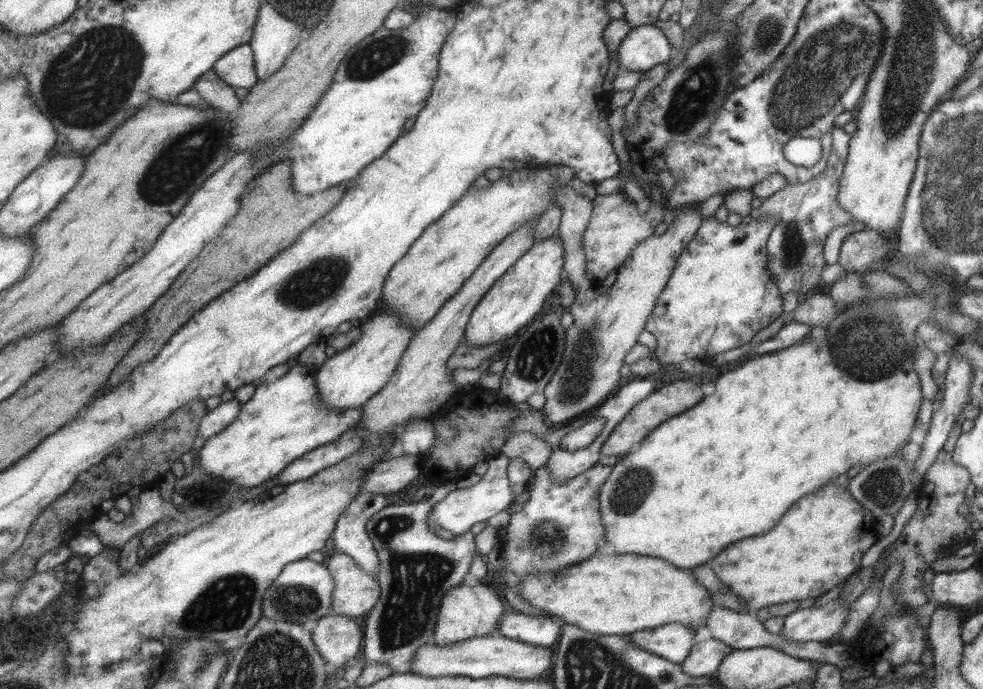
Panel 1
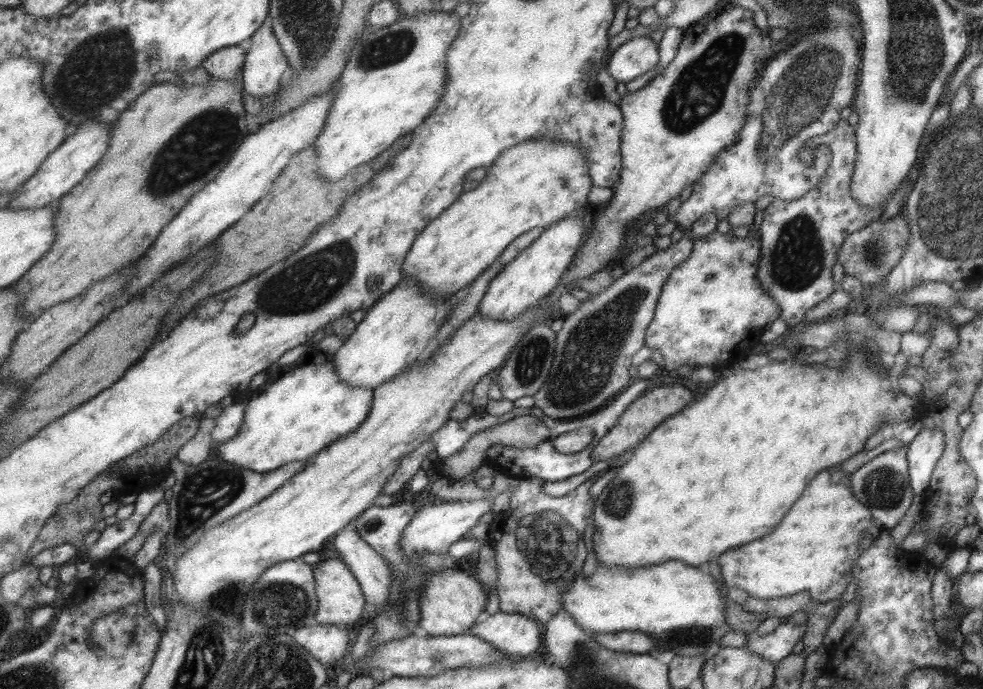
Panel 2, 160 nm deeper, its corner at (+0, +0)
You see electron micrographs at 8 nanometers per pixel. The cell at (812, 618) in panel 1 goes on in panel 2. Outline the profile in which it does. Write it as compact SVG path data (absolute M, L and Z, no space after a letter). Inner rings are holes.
M789 622L781 623L773 632L765 635L751 633L744 648L752 654L760 656L769 662L779 662L790 652L793 645L805 634L805 626L794 626Z

